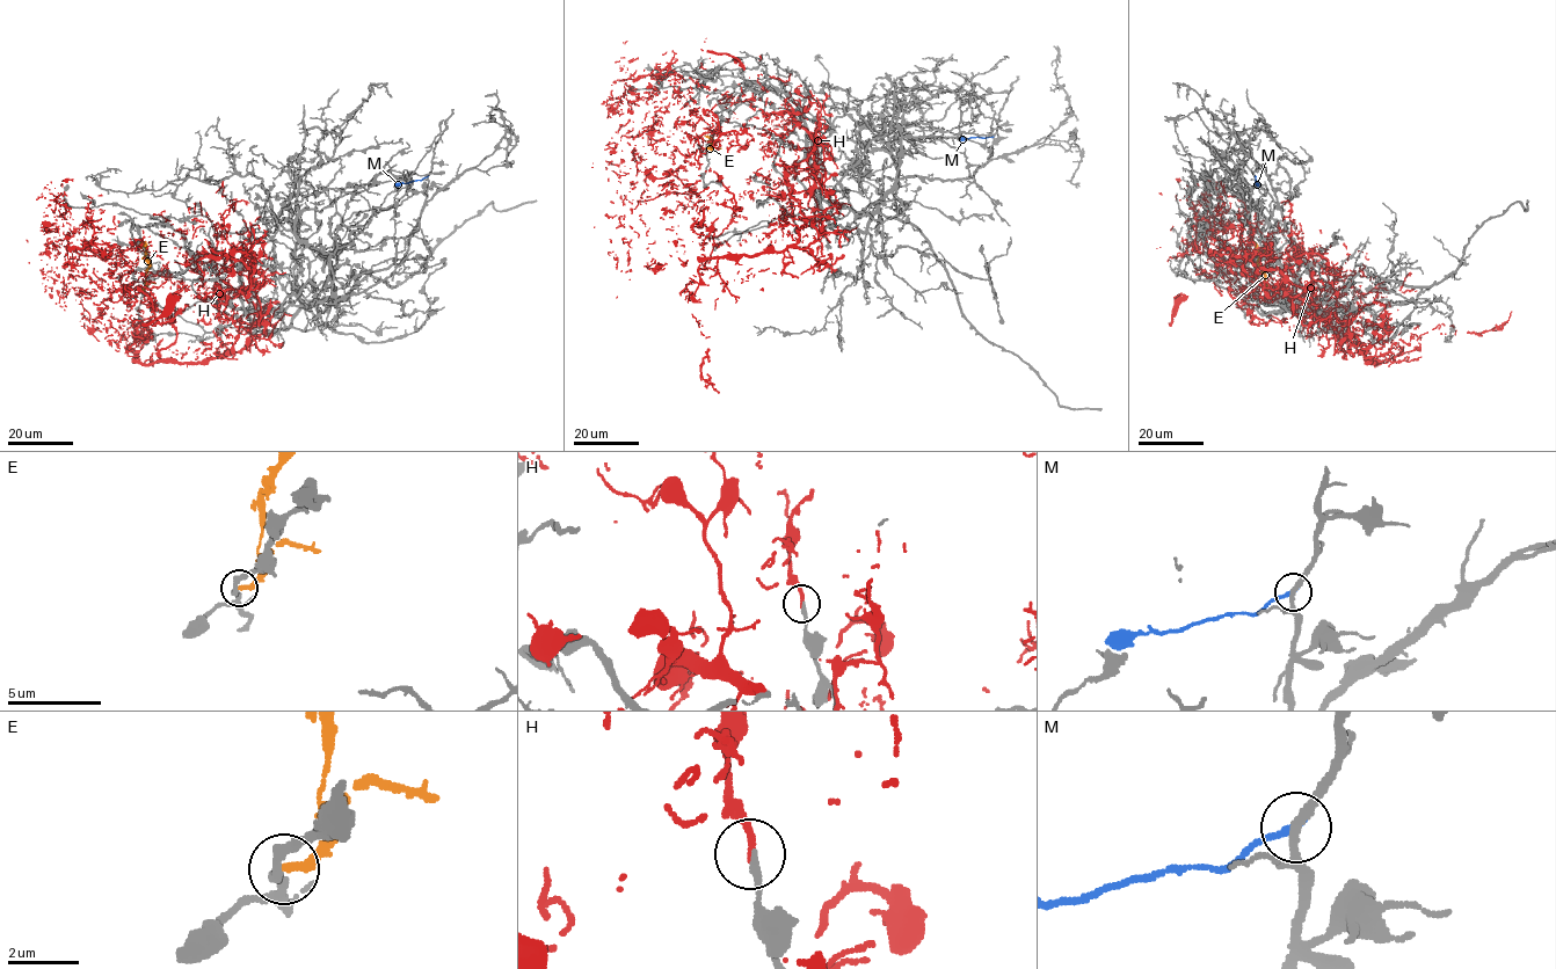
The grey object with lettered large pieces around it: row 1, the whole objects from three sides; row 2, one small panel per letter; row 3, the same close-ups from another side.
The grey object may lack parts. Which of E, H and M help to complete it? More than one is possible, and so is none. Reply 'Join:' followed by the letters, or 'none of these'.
Join: none of these

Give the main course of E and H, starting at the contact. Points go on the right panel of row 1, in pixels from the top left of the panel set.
E: (1265, 290), (1265, 274), (1253, 242)
H: (1253, 246), (1284, 290), (1251, 323), (1229, 290), (1273, 290), (1321, 246), (1278, 223), (1278, 257)

